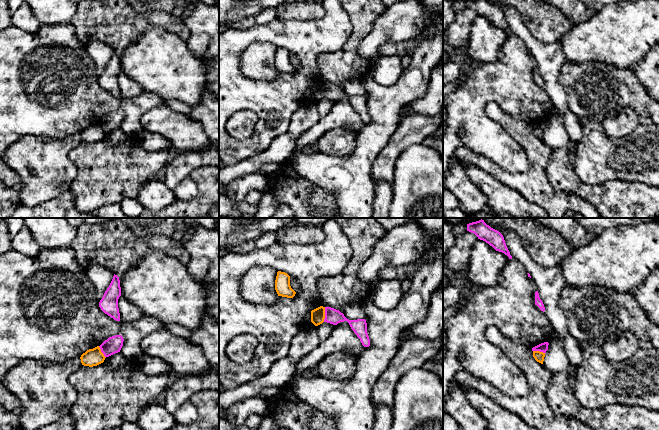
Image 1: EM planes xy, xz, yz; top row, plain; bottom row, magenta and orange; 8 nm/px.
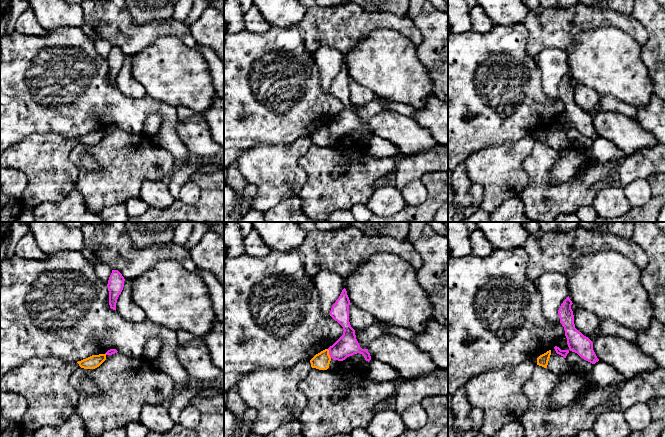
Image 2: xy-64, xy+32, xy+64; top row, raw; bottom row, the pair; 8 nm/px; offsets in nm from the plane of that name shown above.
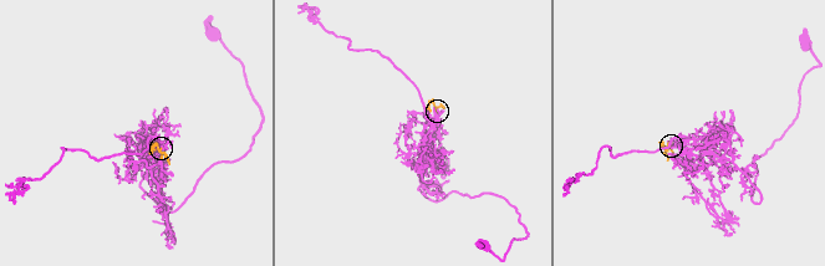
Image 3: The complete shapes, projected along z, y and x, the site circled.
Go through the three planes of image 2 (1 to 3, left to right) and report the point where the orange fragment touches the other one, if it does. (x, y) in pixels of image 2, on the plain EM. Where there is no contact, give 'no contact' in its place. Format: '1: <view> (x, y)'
1: no contact
2: xy+32 (329, 129)
3: no contact

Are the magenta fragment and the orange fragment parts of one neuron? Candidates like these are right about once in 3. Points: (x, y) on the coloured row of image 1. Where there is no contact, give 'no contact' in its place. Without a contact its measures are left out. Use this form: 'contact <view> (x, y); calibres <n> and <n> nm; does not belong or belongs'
contact xz (325, 314); calibres 120 and 110 nm; does not belong

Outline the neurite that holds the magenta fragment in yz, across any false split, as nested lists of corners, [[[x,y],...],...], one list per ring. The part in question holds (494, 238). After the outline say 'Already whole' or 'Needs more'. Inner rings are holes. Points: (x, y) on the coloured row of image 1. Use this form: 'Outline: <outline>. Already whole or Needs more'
Outline: [[[481,219],[467,224],[467,231],[474,233],[478,239],[485,241],[496,251],[502,252],[507,255],[509,259],[512,259],[503,235],[499,231],[487,225],[484,220]]]. Already whole

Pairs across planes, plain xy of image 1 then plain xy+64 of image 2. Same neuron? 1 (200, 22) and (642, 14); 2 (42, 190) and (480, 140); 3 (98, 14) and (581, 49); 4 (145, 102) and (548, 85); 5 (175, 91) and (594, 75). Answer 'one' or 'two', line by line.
1: one
2: two
3: two
4: two
5: one

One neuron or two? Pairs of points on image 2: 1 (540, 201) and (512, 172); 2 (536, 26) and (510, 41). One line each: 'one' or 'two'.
1: two
2: two

